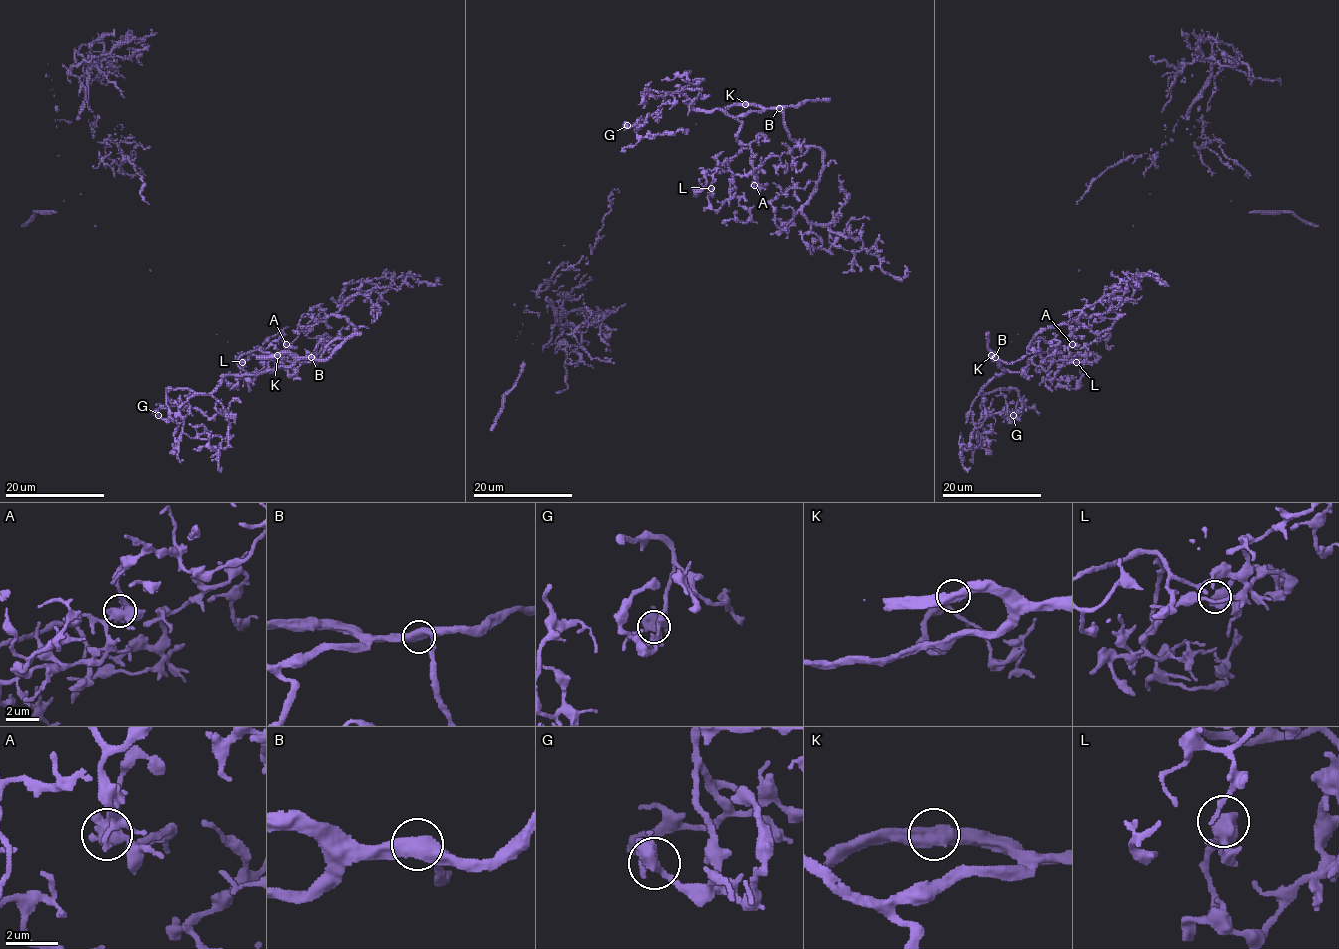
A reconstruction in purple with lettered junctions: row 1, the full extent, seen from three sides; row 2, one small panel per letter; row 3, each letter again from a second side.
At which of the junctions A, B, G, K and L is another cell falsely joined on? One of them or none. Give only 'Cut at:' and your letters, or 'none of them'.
Cut at: none of them

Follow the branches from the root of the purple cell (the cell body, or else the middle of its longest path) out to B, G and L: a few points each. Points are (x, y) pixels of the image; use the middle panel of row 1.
B: (685, 130), (690, 110), (723, 109), (731, 115), (744, 117), (752, 112), (779, 108)
G: (685, 130), (690, 103), (680, 92), (670, 93), (654, 113), (640, 122), (635, 131), (636, 125), (627, 125)
L: (685, 130), (690, 110), (723, 109), (741, 123), (729, 197), (718, 210), (708, 207), (711, 188)

